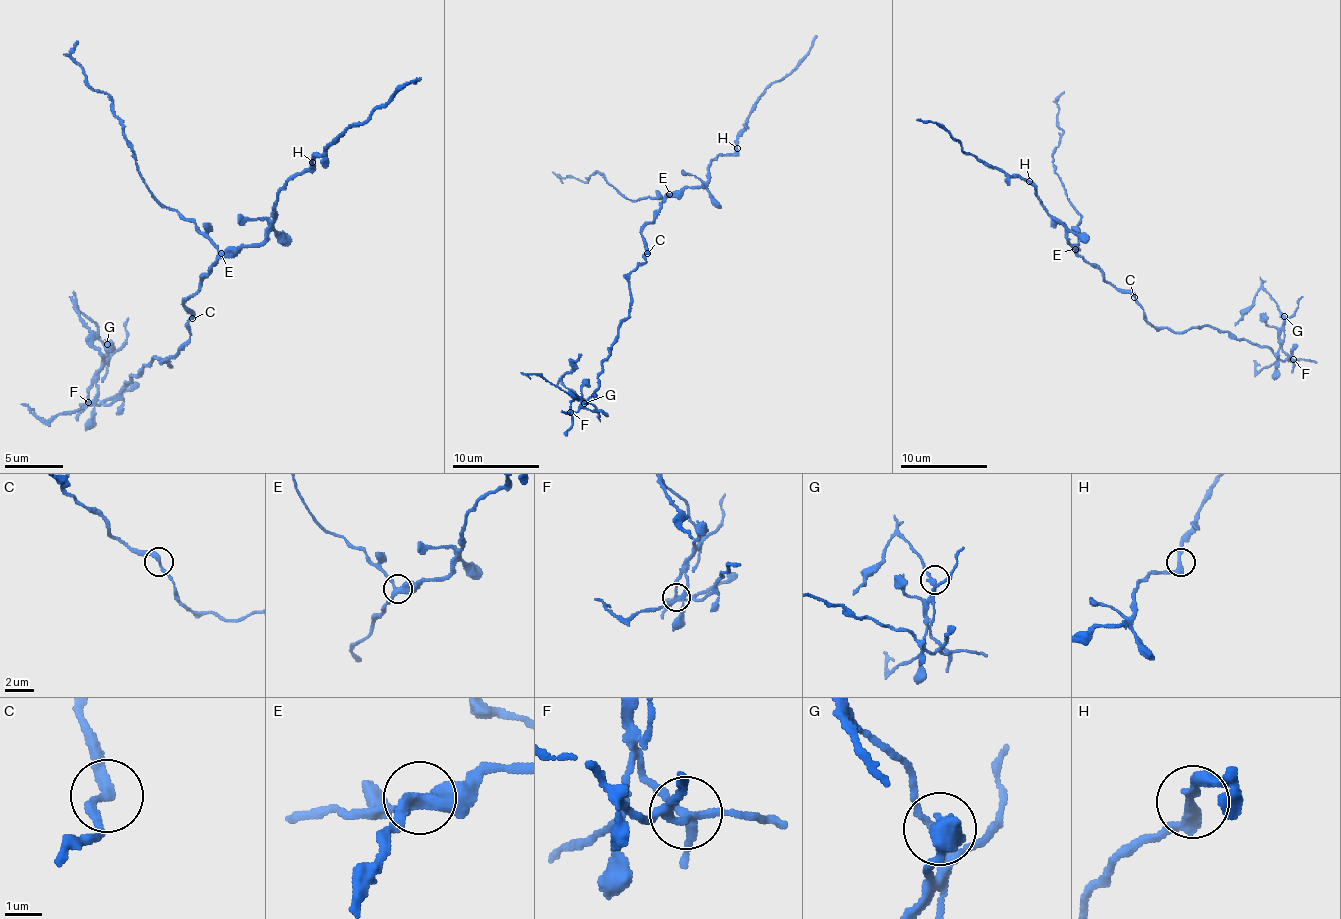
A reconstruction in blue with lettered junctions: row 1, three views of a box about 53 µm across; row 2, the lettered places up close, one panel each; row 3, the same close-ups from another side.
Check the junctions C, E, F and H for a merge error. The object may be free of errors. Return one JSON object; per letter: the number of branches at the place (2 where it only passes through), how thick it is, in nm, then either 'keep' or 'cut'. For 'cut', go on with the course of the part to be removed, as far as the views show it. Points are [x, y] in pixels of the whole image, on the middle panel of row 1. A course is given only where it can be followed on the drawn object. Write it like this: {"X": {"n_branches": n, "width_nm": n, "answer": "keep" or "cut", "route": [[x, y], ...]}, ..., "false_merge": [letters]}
{"C": {"n_branches": 2, "width_nm": 280, "answer": "keep"}, "E": {"n_branches": 3, "width_nm": 340, "answer": "keep"}, "F": {"n_branches": 4, "width_nm": 240, "answer": "cut", "route": [[571, 412], [575, 399], [584, 403], [562, 382], [571, 364], [582, 353]]}, "H": {"n_branches": 2, "width_nm": 280, "answer": "keep"}, "false_merge": ["F"]}

